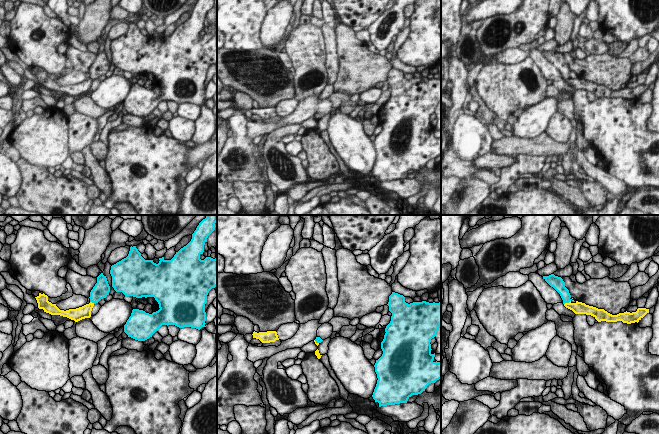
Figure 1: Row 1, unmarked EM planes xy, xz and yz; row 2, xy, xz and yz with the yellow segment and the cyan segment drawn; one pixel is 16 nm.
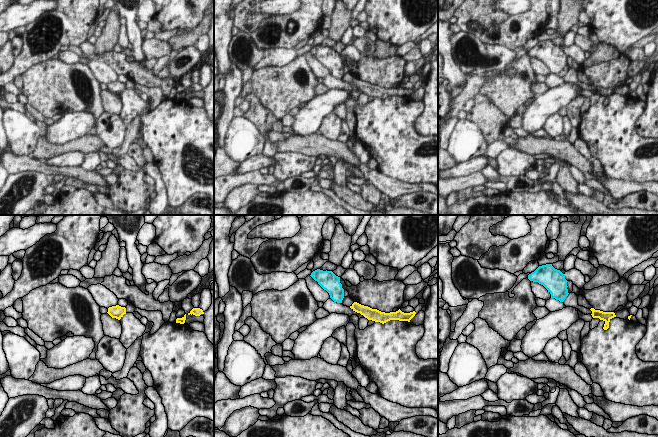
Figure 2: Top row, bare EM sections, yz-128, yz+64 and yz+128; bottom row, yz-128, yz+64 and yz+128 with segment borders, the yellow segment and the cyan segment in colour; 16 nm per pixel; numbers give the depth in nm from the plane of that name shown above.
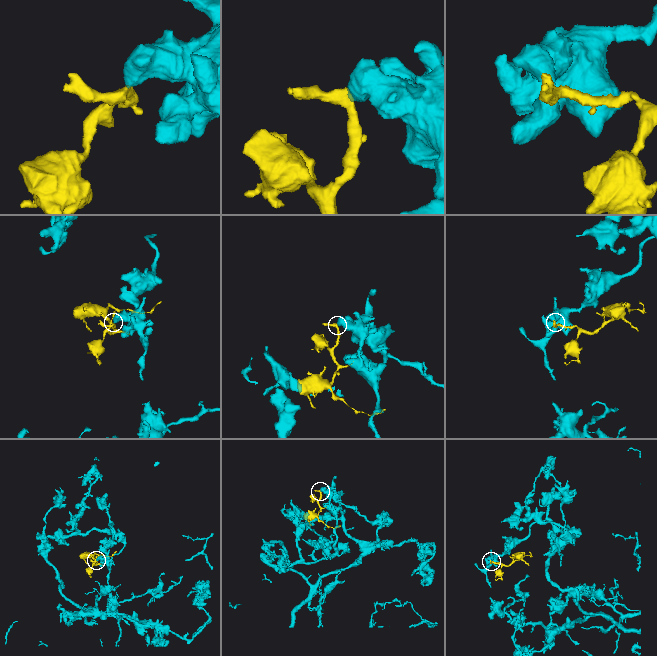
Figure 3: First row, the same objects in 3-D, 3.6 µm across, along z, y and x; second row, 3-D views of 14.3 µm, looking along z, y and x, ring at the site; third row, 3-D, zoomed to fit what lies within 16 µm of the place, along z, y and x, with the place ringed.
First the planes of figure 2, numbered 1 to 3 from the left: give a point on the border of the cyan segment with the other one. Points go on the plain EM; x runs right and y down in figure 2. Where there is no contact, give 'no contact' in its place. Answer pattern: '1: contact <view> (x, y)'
1: no contact
2: no contact
3: no contact

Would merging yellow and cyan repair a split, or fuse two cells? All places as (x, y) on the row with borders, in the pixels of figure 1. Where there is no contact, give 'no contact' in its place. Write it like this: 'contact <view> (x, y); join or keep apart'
contact yz (567, 303); keep apart

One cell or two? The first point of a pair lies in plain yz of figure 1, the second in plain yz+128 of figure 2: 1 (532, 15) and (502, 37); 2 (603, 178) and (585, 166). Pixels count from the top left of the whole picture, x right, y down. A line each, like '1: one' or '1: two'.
1: one
2: two

